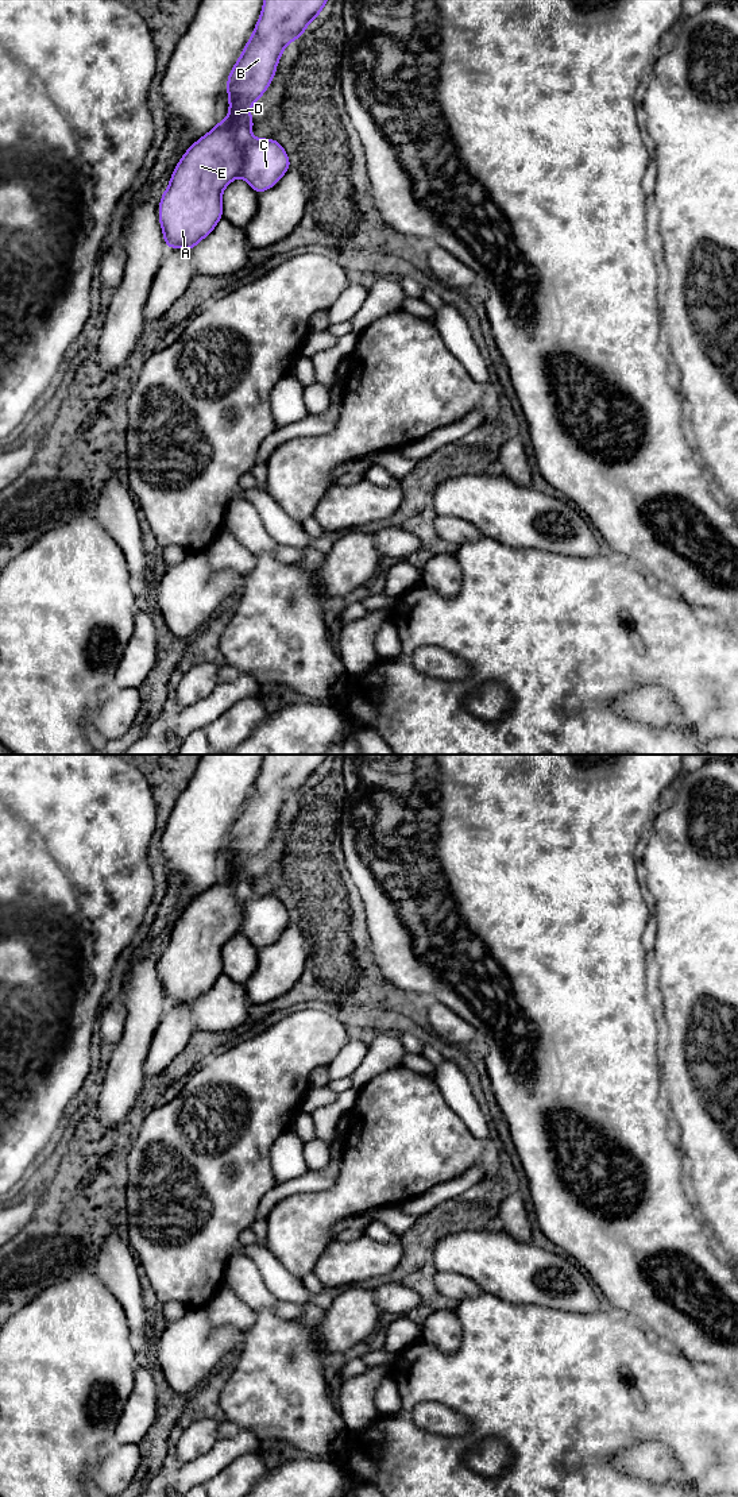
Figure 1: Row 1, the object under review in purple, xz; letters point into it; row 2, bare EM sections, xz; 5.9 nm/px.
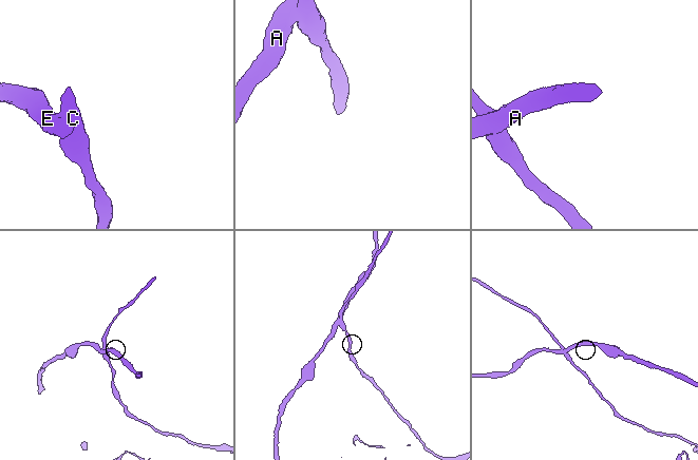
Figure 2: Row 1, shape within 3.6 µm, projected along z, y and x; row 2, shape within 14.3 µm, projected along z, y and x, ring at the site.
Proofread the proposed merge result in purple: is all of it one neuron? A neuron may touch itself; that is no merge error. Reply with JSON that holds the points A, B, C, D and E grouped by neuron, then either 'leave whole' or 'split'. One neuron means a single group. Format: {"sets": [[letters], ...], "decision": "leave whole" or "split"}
{"sets": [["A", "B", "D", "E"], ["C"]], "decision": "split"}

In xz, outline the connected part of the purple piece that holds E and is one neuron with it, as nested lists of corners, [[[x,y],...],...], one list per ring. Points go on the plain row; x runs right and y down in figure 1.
[[[264,755],[260,773],[247,798],[240,814],[231,826],[227,838],[229,852],[229,872],[193,902],[188,904],[179,919],[175,922],[170,940],[159,958],[159,979],[162,981],[166,1004],[192,1006],[198,998],[209,991],[223,973],[221,950],[225,942],[242,931],[244,919],[244,902],[251,894],[250,887],[255,877],[250,873],[251,861],[259,856],[275,832],[279,813],[289,798],[302,792],[308,780],[318,772],[329,755]]]

